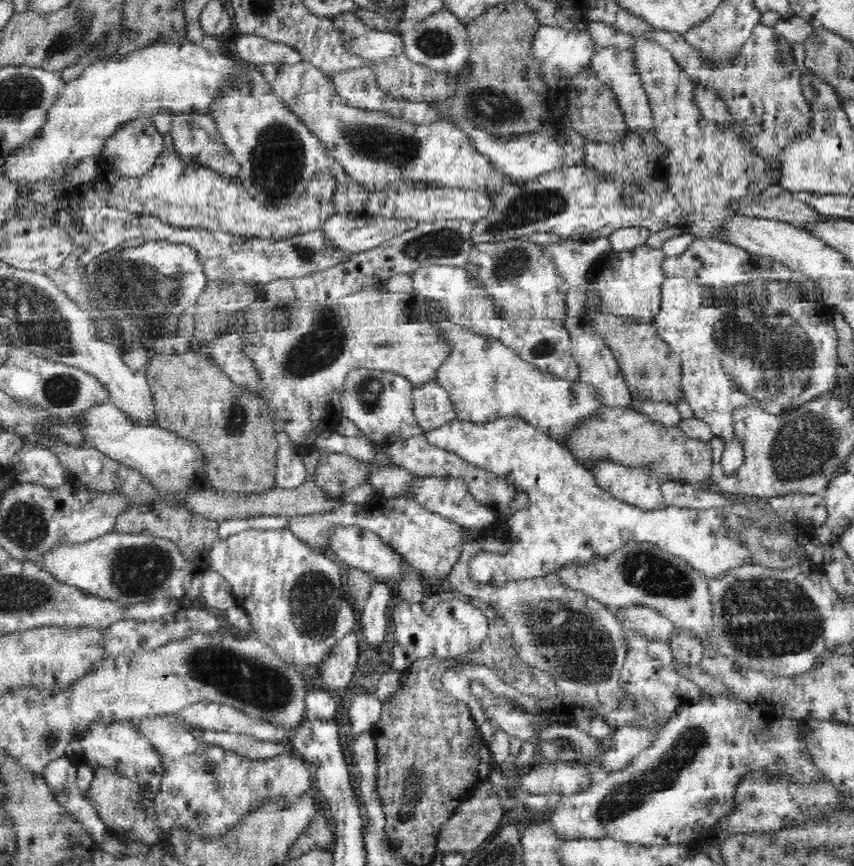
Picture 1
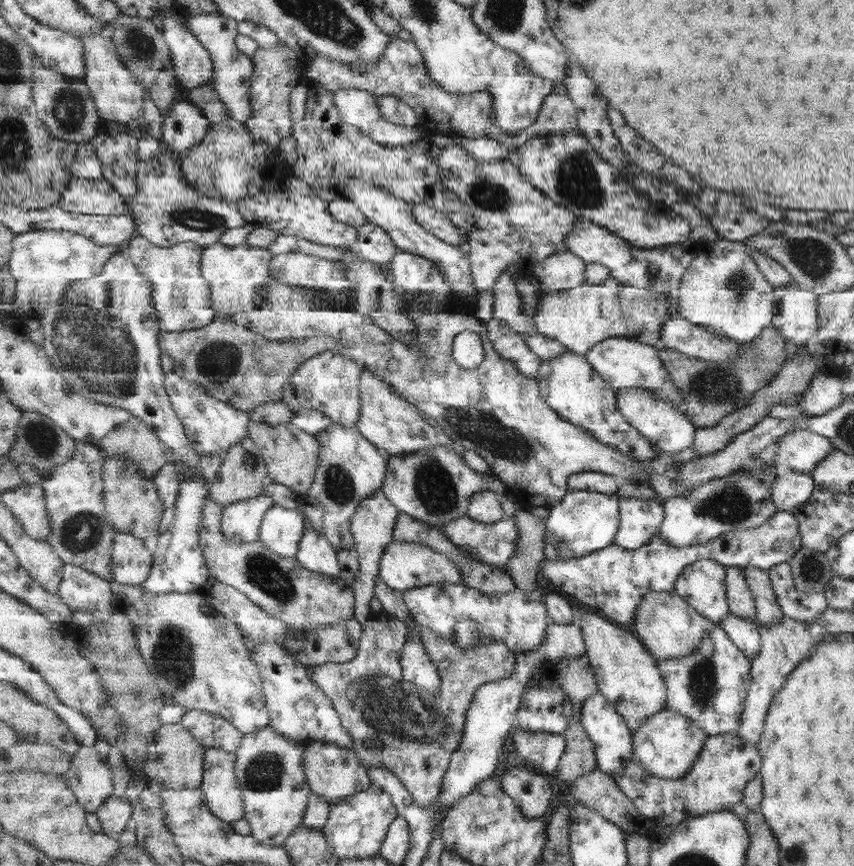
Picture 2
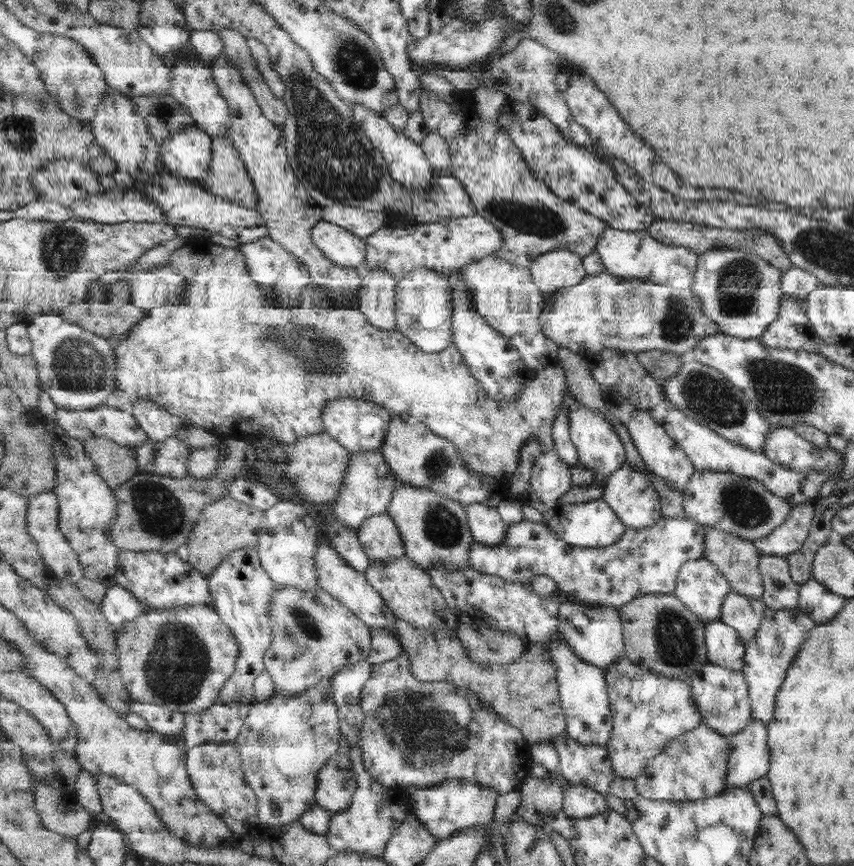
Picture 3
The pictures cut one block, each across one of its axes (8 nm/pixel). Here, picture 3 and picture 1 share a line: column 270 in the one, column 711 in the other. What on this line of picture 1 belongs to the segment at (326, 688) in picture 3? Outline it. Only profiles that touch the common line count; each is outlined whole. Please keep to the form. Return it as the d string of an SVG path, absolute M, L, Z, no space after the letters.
M716 696L716 698L701 697L700 702L682 707L678 715L675 717L672 716L663 728L658 731L658 734L654 736L650 747L641 751L636 758L632 758L628 766L625 766L622 770L610 772L602 782L590 783L588 788L577 791L576 794L562 796L561 800L557 802L551 816L551 820L556 825L556 833L564 840L582 837L591 839L608 837L644 845L673 845L692 841L699 833L711 832L716 822L733 809L733 795L737 784L740 783L740 780L744 778L744 774L748 771L754 771L756 769L768 771L769 767L770 770L777 771L780 767L786 766L787 770L795 771L797 783L803 784L804 786L812 786L818 779L823 778L823 775L815 768L814 763L810 761L809 755L804 752L802 737L800 737L800 726L802 726L800 720L785 717L780 711L771 711L770 716L765 718L765 714L759 708L758 702L752 703L738 699L730 700L729 698L720 698L719 696Z

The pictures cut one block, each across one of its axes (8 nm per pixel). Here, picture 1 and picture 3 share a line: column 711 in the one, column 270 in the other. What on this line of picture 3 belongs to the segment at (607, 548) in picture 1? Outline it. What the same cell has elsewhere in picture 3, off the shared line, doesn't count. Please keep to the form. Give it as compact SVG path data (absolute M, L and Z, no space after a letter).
M279 501L265 511L266 527L258 544L261 562L269 576L278 586L295 587L315 591L317 582L317 547L319 547L319 526L315 508L307 508L290 501Z

